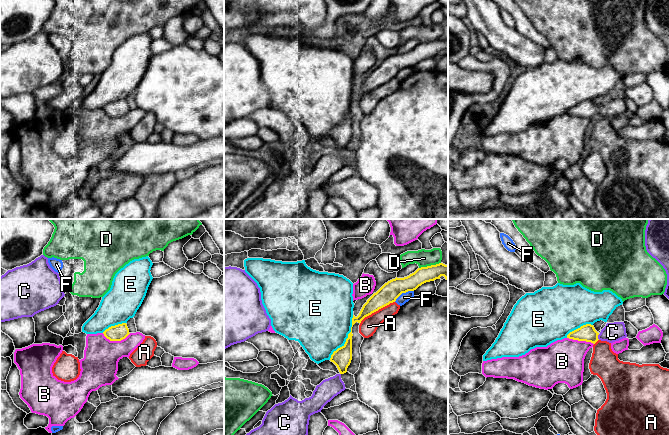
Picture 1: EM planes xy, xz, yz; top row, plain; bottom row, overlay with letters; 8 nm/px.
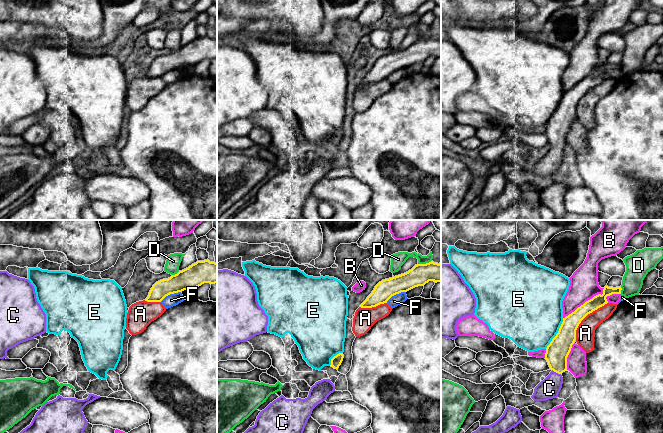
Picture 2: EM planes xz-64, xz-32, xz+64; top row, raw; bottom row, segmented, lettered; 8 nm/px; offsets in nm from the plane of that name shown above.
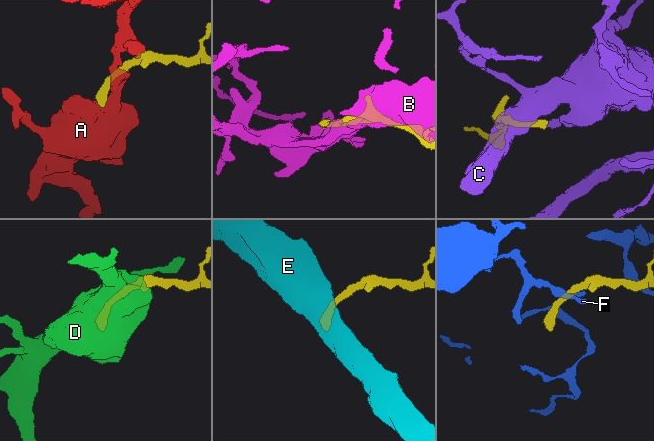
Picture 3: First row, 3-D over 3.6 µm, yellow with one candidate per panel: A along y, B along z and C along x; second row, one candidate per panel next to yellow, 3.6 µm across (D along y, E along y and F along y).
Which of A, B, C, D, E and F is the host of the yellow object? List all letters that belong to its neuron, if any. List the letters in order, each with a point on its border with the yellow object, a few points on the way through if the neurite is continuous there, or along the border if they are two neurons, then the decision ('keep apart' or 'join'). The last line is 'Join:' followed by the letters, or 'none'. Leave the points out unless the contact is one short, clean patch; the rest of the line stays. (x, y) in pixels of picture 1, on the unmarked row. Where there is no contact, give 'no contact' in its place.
A: xz (376, 86) | along xz (394, 77), (367, 91), (360, 99) | keep apart
B: xy (116, 116) | keep apart
C: yz (597, 113) | across yz (587, 108), (597, 113), (612, 108) | join
D: xz (429, 42) | along xz (440, 38), (419, 44) | keep apart
E: xz (347, 114) | along xz (353, 91), (351, 106), (346, 117), (333, 128), (329, 135) | keep apart
F: xz (403, 68) | keep apart
Join: C

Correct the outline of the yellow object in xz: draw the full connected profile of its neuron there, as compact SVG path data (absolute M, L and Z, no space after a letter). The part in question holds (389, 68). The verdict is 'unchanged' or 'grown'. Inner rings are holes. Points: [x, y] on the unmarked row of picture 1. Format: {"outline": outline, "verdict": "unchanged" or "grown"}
{"outline": "M443 39L421 43L407 53L396 53L388 57L367 76L357 93L353 91L352 103L356 98L361 99L365 93L395 78L402 69L414 67L422 60L440 55L441 52L448 56L448 41Z", "verdict": "unchanged"}

